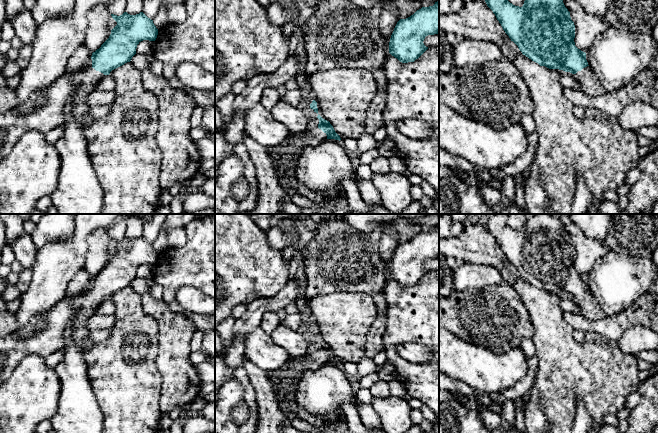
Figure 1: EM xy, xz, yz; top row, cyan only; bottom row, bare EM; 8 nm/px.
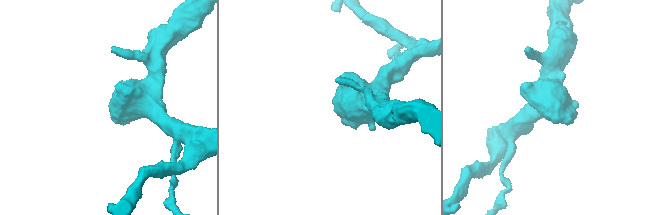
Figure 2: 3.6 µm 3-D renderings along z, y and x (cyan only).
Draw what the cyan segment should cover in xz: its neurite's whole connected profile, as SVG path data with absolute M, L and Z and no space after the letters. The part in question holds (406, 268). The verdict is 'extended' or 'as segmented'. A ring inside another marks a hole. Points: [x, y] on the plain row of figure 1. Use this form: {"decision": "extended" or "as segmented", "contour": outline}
{"decision": "as segmented", "contour": "M439 225L397 246L389 277L402 287L414 286L428 273L423 267L425 261L434 258L439 258Z"}

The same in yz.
{"decision": "extended", "contour": "M489 214L485 219L485 226L495 238L505 257L518 270L523 279L540 290L572 297L580 308L580 314L591 321L607 317L589 291L586 277L575 270L575 249L560 218L551 214L534 214L532 217L526 218L523 230L519 231L507 224L506 214Z"}

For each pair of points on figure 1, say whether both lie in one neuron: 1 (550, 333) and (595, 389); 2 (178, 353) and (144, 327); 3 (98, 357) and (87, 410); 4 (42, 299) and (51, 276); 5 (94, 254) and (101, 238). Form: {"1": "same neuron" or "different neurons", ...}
{"1": "same neuron", "2": "different neurons", "3": "different neurons", "4": "same neuron", "5": "same neuron"}

